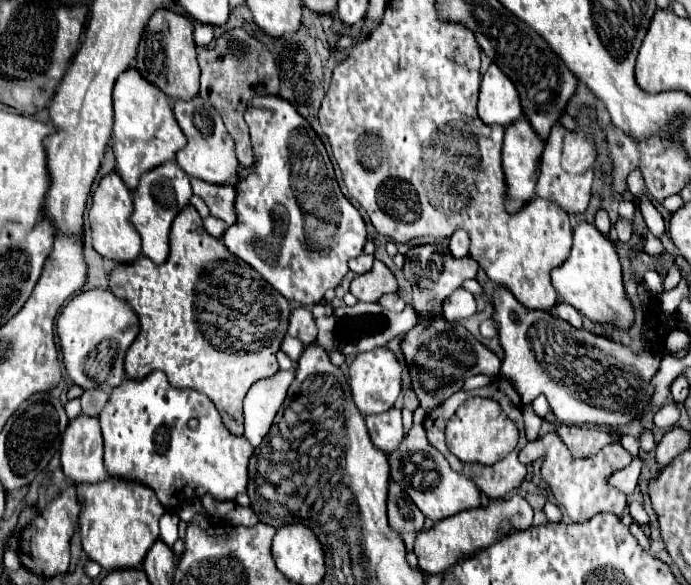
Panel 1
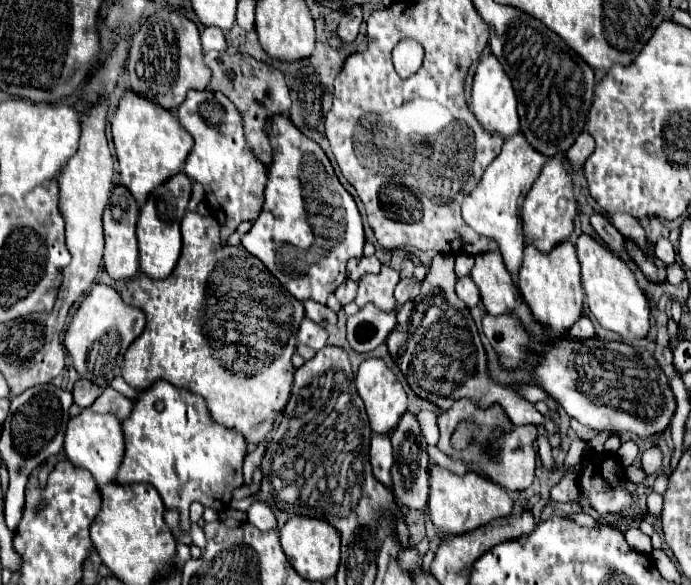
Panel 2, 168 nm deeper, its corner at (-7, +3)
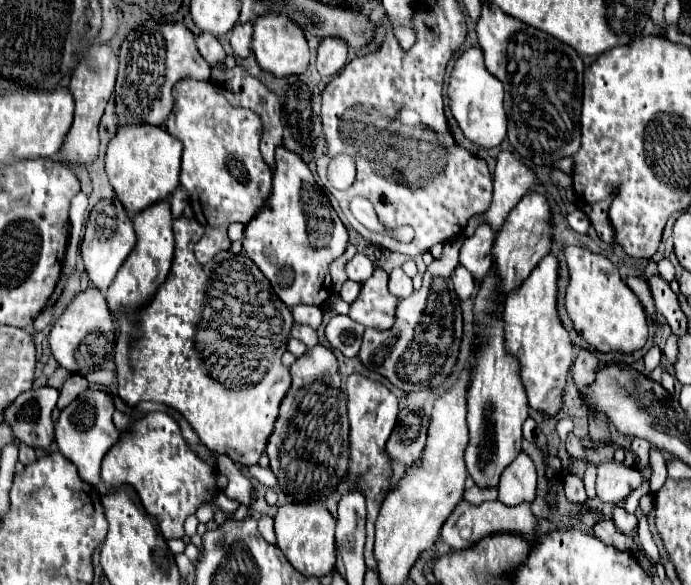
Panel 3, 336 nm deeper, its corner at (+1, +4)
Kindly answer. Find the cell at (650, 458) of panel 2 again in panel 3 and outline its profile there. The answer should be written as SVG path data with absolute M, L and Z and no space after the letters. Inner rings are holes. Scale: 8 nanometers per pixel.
M604 459L598 465L596 493L604 503L622 503L642 483L642 473L626 463Z

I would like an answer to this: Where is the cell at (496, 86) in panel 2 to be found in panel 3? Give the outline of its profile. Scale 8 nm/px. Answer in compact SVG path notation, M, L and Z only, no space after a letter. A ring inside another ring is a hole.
M478 47L464 51L456 59L452 75L450 75L448 97L450 97L452 113L470 141L474 141L480 147L492 149L492 147L498 147L506 139L506 113L502 105L504 87L496 77L492 77L492 73L488 73L482 51Z

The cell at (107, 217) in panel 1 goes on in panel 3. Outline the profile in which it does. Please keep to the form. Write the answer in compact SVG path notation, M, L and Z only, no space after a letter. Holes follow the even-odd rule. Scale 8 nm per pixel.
M102 199L94 205L94 209L90 211L88 223L86 223L86 233L80 245L80 255L84 259L84 267L86 273L90 275L90 281L100 289L106 291L120 265L126 261L126 257L132 253L134 249L134 229L132 229L132 221L124 209L124 205L120 205L118 199Z

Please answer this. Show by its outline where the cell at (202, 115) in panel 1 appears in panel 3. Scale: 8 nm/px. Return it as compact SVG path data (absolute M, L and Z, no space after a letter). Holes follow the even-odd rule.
M182 79L174 85L174 109L166 119L166 125L170 135L178 137L184 145L182 153L182 171L180 171L180 185L190 193L192 209L196 213L196 219L204 225L204 235L196 243L194 253L196 259L204 265L208 263L220 249L230 249L230 239L226 235L226 229L230 223L240 221L248 223L264 205L266 197L272 189L272 171L264 163L260 155L260 117L252 113L250 109L232 107L226 97L214 91L210 83L194 81L194 79Z

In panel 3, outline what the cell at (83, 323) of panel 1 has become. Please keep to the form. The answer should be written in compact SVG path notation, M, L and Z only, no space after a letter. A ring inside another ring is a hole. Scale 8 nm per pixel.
M96 287L78 293L66 307L66 311L60 315L60 319L54 323L48 341L56 361L64 369L78 375L88 375L96 367L100 369L106 361L110 361L110 357L114 355L116 333L114 333L114 317L108 309L104 293L100 293L100 289Z

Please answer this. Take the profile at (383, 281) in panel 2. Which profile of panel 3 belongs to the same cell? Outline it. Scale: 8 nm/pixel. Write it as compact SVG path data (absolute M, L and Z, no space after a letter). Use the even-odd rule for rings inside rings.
M374 269L372 277L362 283L348 315L366 327L390 329L394 323L396 305L398 297L388 291L388 273L384 269Z

